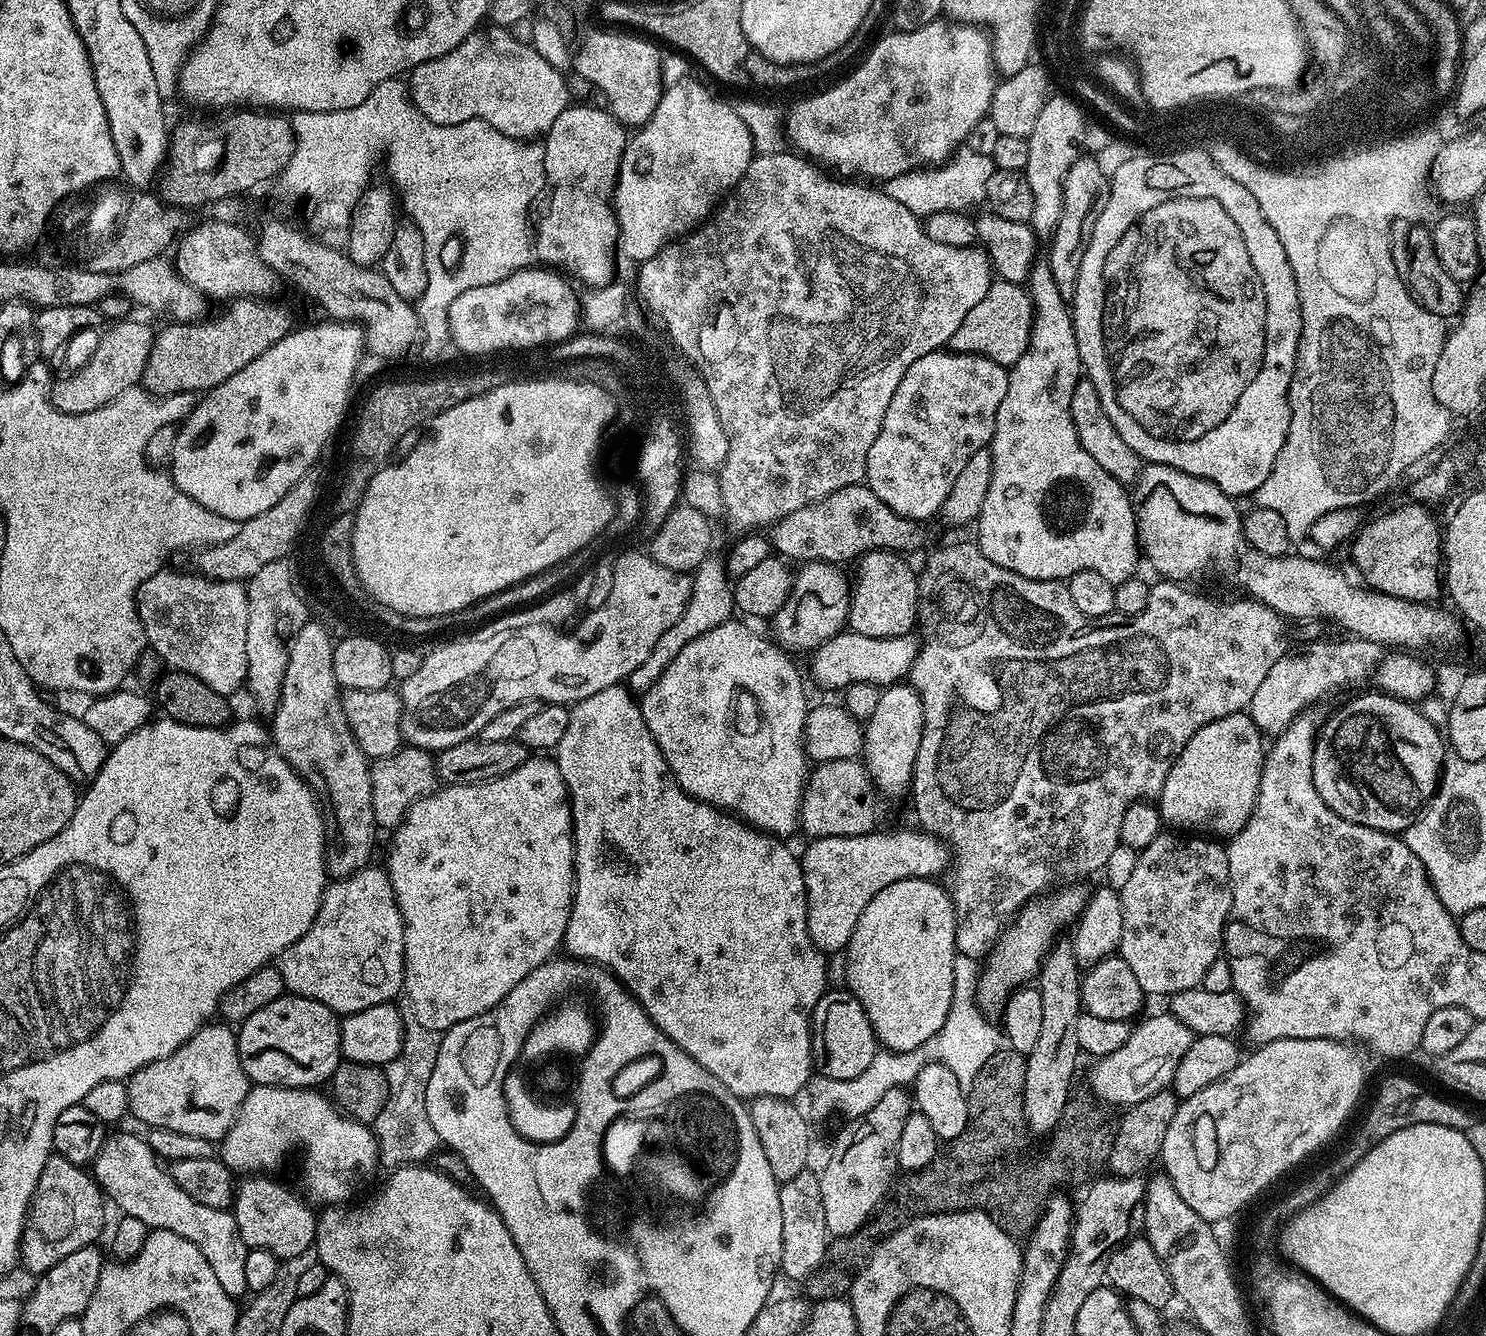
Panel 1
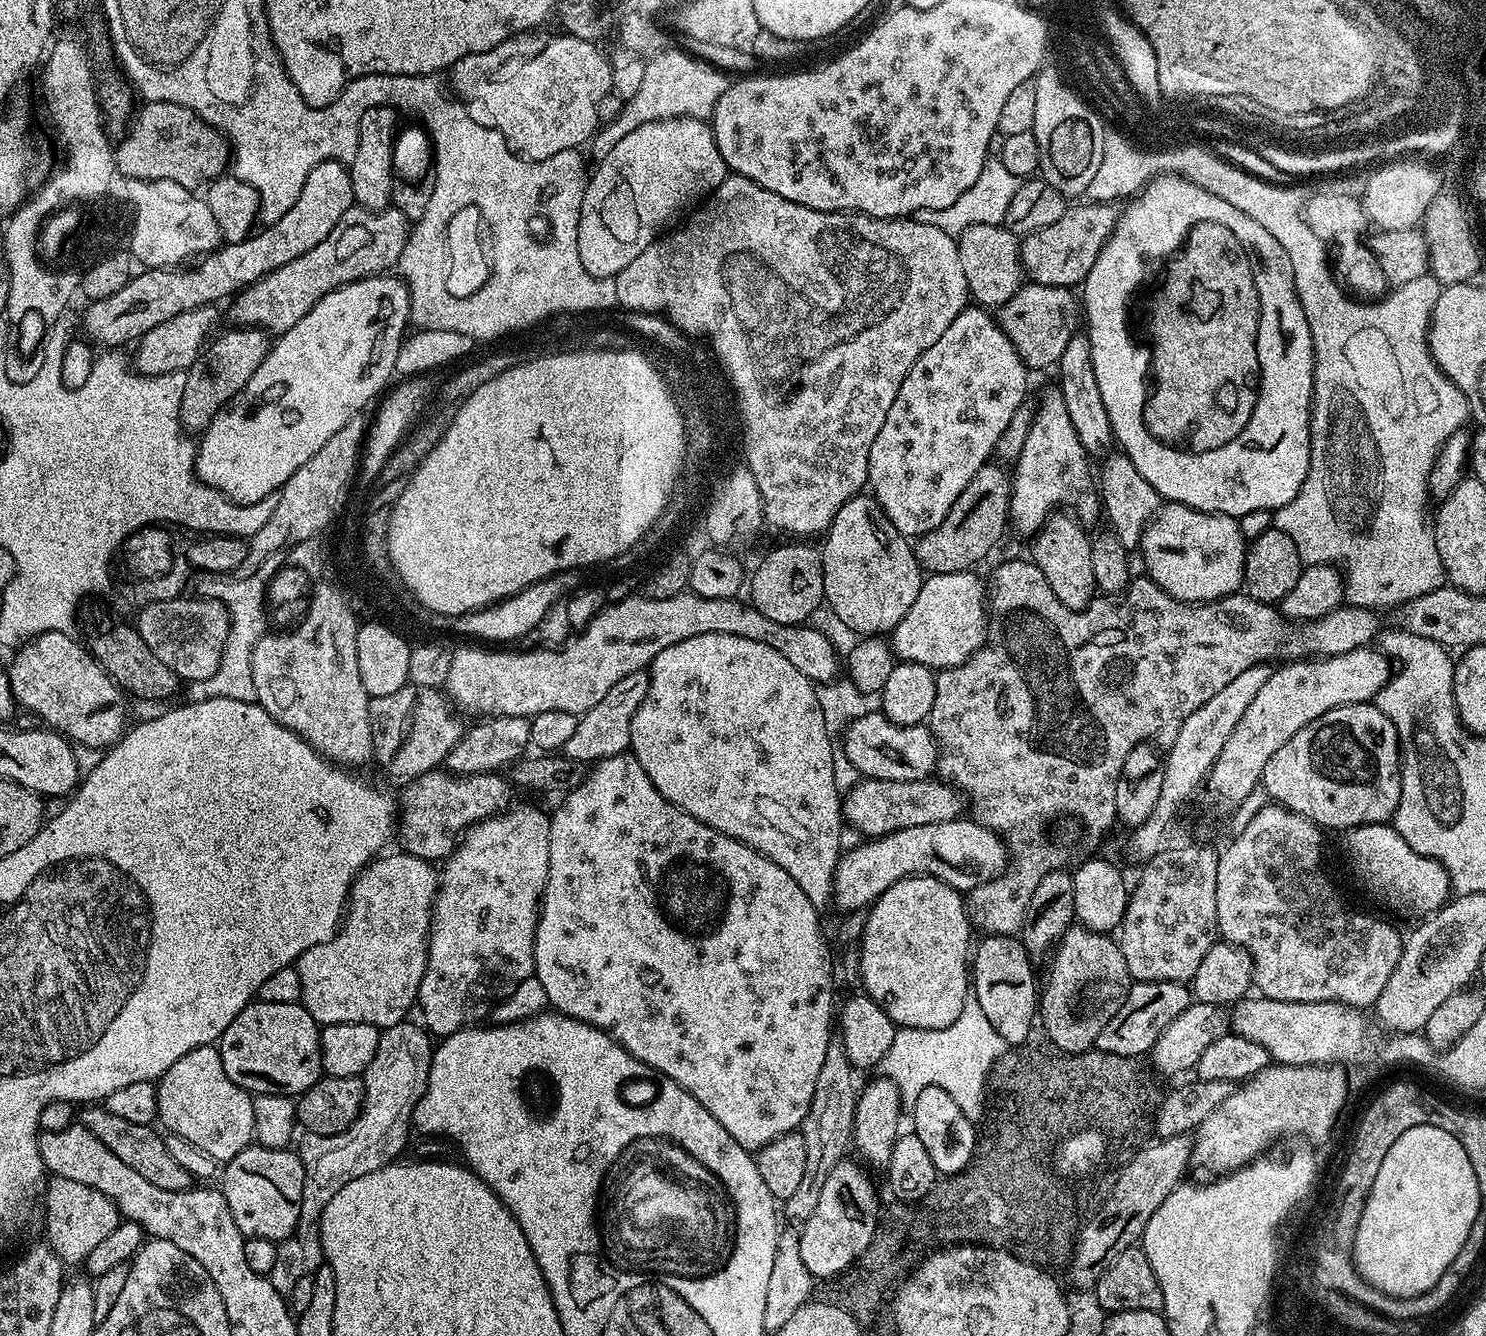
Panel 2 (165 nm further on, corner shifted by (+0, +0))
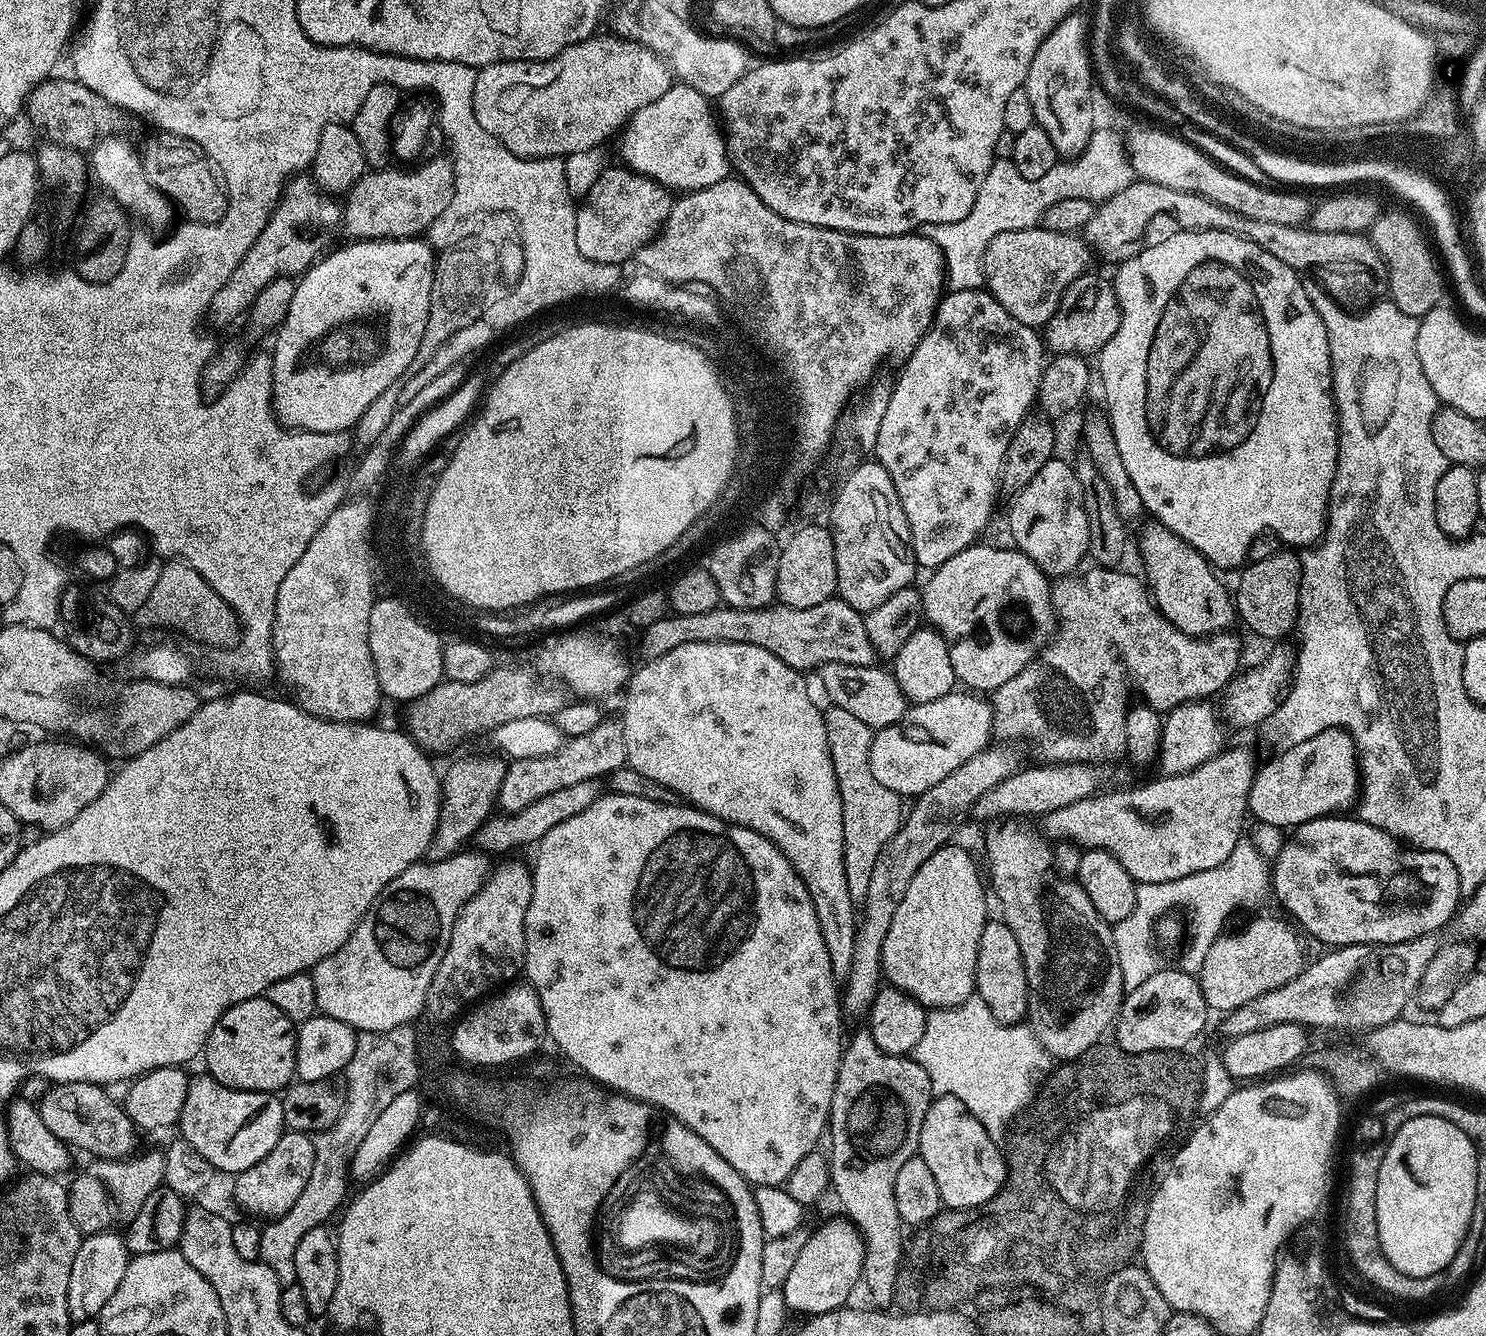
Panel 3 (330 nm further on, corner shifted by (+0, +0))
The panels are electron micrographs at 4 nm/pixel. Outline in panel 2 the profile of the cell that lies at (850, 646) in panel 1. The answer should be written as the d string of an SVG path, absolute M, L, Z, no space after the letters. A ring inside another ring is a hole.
M975 571L955 572L954 574L929 575L920 588L914 606L898 622L890 634L893 653L900 662L914 662L933 670L943 670L962 666L980 648L985 647L988 639L988 606L986 603L986 584L976 577Z

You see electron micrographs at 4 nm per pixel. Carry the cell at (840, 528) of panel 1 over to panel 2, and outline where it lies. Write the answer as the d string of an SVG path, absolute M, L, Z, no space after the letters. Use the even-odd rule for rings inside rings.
M989 462L966 482L966 490L958 494L958 502L950 506L950 514L934 530L930 530L925 536L919 537L915 541L914 551L916 561L920 563L921 569L925 573L937 576L938 574L954 574L955 572L971 572L996 548L996 543L1004 536L1004 531L1009 531L1010 521L1008 511L1010 510L1010 498L1012 497L1012 472L1003 463Z

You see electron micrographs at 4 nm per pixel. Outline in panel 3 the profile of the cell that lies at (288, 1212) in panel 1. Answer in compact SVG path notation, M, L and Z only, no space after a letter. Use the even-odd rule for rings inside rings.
M285 1131L280 1137L280 1141L250 1170L239 1173L236 1180L236 1200L253 1217L265 1216L265 1221L271 1222L277 1220L279 1216L284 1216L294 1202L306 1190L308 1179L314 1166L314 1146L312 1145L312 1136L306 1132Z

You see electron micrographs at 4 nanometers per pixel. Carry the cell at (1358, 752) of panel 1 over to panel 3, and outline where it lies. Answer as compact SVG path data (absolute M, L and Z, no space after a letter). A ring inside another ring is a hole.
M1327 728L1314 734L1314 738L1306 738L1306 742L1298 742L1294 746L1277 751L1275 755L1273 760L1268 760L1265 764L1263 761L1256 769L1256 777L1248 795L1251 819L1256 819L1260 824L1269 824L1272 828L1293 830L1311 819L1343 813L1343 808L1348 808L1351 804L1353 807L1357 803L1361 785L1360 765L1352 735L1347 730Z

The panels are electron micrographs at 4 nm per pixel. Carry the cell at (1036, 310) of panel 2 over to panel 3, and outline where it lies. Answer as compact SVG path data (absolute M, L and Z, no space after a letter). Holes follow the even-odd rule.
M1085 274L1079 276L1065 291L1058 310L1042 329L1042 339L1049 353L1061 356L1091 357L1098 354L1114 338L1120 325L1120 303L1116 297L1116 286L1104 276Z

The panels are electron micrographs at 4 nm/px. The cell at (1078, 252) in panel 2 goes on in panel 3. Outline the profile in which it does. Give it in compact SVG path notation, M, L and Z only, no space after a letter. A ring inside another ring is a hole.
M1133 179L1126 190L1118 190L1109 200L1097 207L1090 222L1082 229L1083 239L1089 249L1104 260L1119 262L1128 260L1134 254L1150 246L1166 242L1179 232L1201 232L1222 230L1238 234L1274 254L1278 262L1286 262L1295 272L1307 274L1315 280L1328 295L1336 299L1341 308L1364 310L1385 295L1388 286L1388 270L1382 254L1375 248L1367 235L1361 233L1322 233L1311 226L1296 227L1255 221L1244 217L1210 198L1196 192L1179 192L1169 186Z

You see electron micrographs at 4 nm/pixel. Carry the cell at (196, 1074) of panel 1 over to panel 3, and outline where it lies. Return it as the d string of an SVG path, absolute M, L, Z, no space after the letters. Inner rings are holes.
M201 1074L193 1075L188 1081L186 1106L182 1108L178 1131L182 1139L190 1142L190 1146L194 1146L194 1150L198 1150L198 1154L202 1154L217 1173L239 1174L266 1158L286 1129L279 1095L227 1088L214 1077Z

